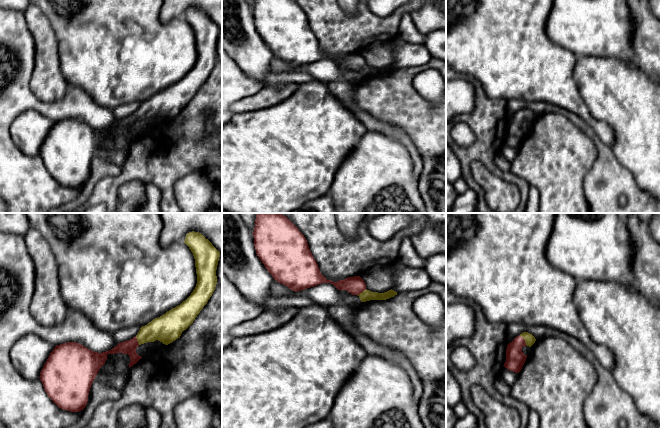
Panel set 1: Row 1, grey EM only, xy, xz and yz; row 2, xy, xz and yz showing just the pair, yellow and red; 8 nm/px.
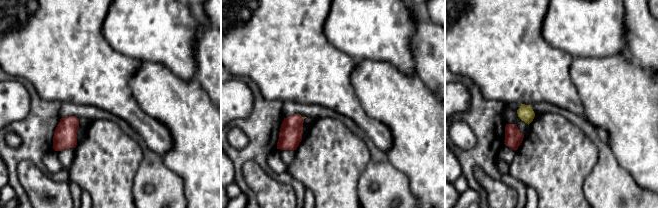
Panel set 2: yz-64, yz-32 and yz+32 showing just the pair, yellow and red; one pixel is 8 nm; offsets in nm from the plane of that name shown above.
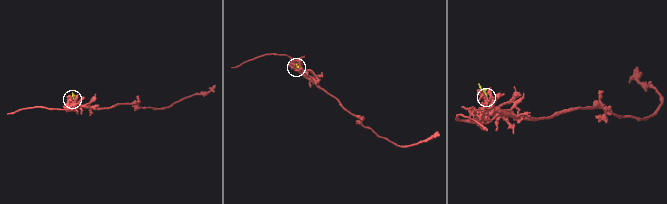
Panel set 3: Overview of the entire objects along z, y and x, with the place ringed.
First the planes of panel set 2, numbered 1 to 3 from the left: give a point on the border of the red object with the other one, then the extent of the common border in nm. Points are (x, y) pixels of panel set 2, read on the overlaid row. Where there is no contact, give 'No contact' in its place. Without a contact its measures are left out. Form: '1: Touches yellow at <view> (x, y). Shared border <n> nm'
1: No contact
2: Touches yellow at yz-32 (303, 119). Shared border 40 nm
3: No contact

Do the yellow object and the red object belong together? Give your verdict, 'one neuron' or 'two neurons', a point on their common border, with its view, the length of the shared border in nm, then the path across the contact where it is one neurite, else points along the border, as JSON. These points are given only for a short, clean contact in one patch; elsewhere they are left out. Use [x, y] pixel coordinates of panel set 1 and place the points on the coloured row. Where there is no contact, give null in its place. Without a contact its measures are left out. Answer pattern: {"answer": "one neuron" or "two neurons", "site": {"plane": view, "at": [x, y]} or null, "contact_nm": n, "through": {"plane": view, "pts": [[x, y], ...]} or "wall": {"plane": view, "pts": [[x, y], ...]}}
{"answer": "one neuron", "site": {"plane": "yz", "at": [524, 339]}, "contact_nm": 110, "through": {"plane": "yz", "pts": [[529, 339], [524, 339], [515, 348], [515, 358]]}}

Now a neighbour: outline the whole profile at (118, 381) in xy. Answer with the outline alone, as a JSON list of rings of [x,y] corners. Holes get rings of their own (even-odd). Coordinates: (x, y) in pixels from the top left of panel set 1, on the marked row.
[[[128,371],[115,376],[106,376],[104,374],[98,373],[95,377],[95,380],[103,385],[110,386],[121,391],[127,381],[128,375]]]

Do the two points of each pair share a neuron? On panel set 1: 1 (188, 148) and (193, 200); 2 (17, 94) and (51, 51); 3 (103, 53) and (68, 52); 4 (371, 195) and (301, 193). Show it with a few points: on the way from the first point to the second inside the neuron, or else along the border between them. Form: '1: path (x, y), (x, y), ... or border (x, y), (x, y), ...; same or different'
1: border (206, 172), (180, 177), (173, 190); different
2: border (35, 53), (30, 90), (39, 98); different
3: path (94, 52), (77, 52); same
4: border (337, 170), (328, 192); different

